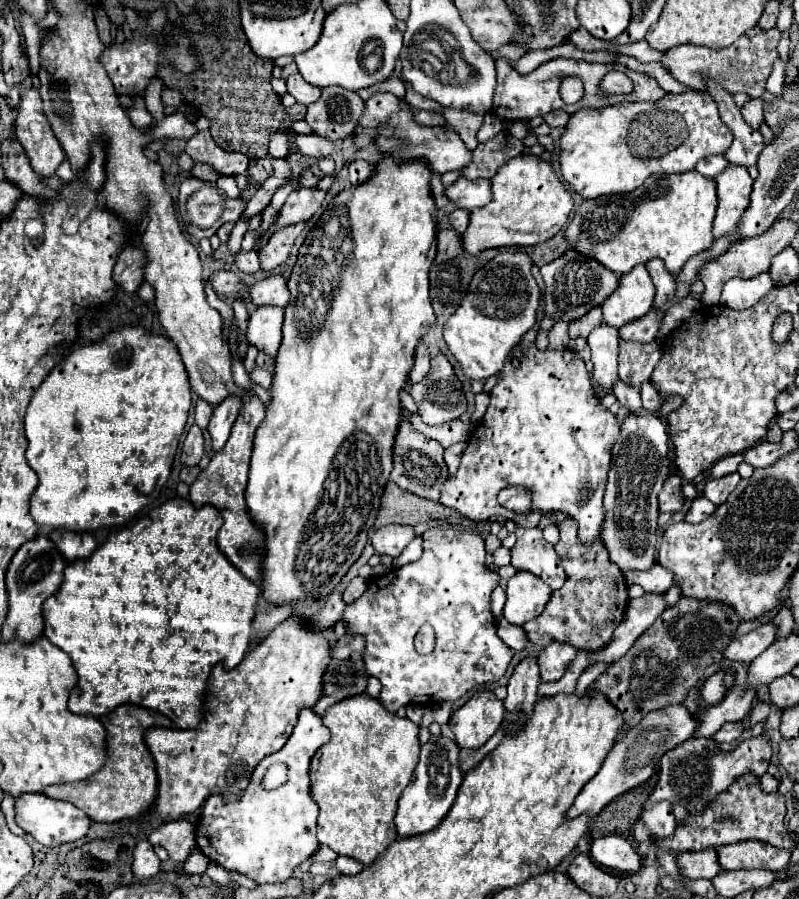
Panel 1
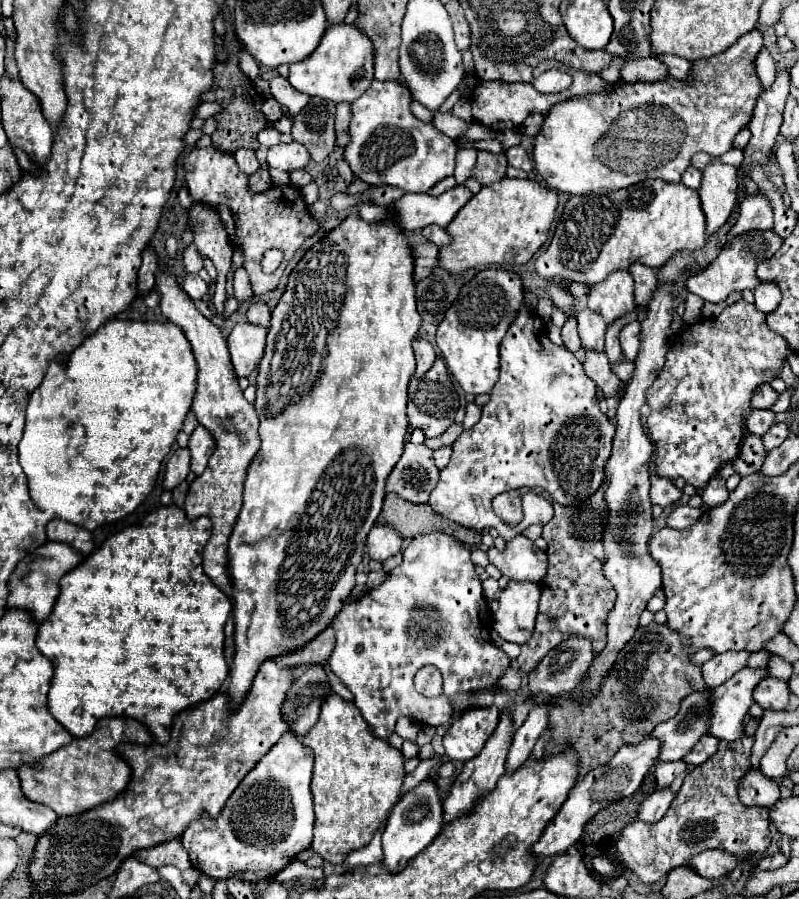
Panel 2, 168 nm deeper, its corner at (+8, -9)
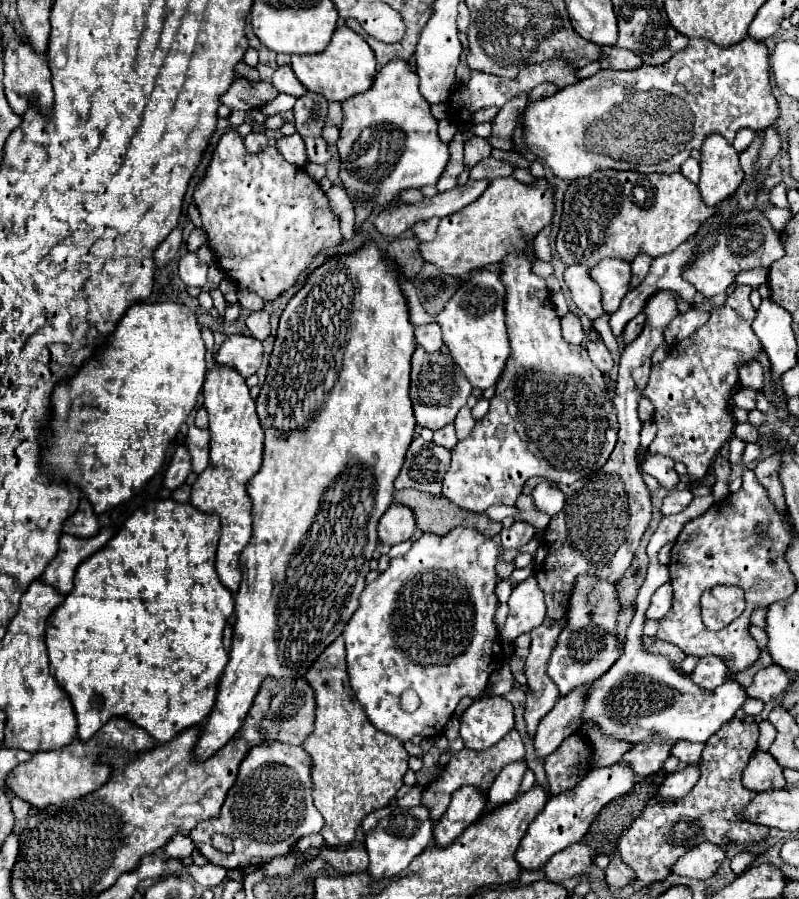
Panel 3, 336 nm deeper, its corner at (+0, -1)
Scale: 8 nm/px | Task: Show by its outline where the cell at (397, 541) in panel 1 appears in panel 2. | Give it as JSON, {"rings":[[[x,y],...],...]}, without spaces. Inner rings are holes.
{"rings":[[[374,526],[366,540],[366,552],[372,560],[384,562],[386,558],[394,556],[402,548],[402,538],[396,530],[388,526]]]}

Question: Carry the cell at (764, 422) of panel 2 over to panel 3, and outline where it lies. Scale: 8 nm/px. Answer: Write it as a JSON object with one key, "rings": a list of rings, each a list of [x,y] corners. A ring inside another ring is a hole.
{"rings":[[[740,388],[734,396],[732,396],[734,404],[744,408],[744,410],[754,410],[756,406],[756,392],[752,388]]]}

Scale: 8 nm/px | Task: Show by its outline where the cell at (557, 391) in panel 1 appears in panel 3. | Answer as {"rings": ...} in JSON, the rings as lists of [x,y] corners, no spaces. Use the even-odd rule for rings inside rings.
{"rings":[[[526,242],[522,254],[508,254],[500,262],[500,280],[506,288],[506,328],[510,340],[510,356],[496,394],[490,400],[488,414],[476,422],[470,436],[452,450],[452,466],[446,472],[442,496],[470,512],[486,512],[490,506],[514,506],[524,484],[532,476],[550,478],[554,484],[574,484],[600,470],[616,446],[616,410],[606,394],[604,374],[590,360],[584,346],[572,346],[562,338],[560,318],[550,300],[546,280],[532,272],[536,260],[534,244]],[[526,372],[540,372],[544,378],[524,378]]]}

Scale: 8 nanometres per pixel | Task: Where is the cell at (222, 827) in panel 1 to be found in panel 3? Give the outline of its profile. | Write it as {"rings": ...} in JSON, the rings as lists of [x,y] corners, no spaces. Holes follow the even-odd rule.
{"rings":[[[274,742],[274,746],[254,746],[238,768],[236,782],[228,790],[222,814],[216,820],[200,824],[198,834],[190,834],[190,838],[208,862],[222,868],[246,868],[250,864],[262,866],[274,856],[288,854],[298,838],[320,832],[324,818],[312,804],[310,786],[310,756],[302,746],[286,746],[282,742]],[[206,824],[212,824],[212,832],[234,838],[236,850],[232,854],[214,850],[210,844],[212,834],[210,828],[206,830]]]}

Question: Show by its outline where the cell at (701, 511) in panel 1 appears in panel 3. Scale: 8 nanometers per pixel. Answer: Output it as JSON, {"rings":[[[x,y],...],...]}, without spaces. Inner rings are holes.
{"rings":[[[670,490],[668,496],[664,496],[664,500],[662,500],[660,512],[662,512],[664,516],[678,514],[678,512],[682,512],[690,502],[692,502],[690,490]]]}

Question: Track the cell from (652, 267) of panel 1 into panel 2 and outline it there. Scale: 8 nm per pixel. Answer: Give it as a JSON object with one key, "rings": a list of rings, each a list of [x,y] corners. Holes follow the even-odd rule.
{"rings":[[[636,262],[634,266],[630,266],[628,272],[634,276],[634,282],[636,282],[634,294],[636,294],[638,306],[648,306],[650,300],[652,300],[652,294],[656,290],[656,284],[658,284],[656,274],[648,266],[642,266],[640,262]]]}

